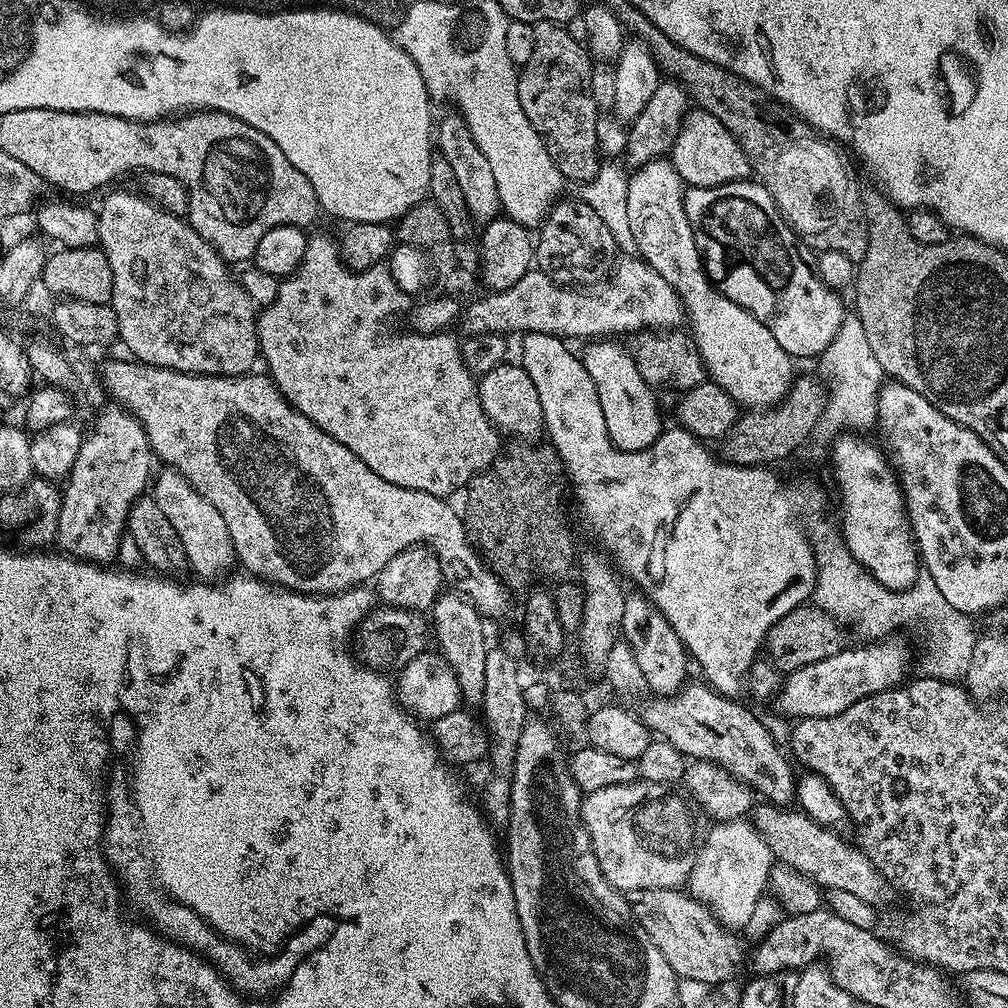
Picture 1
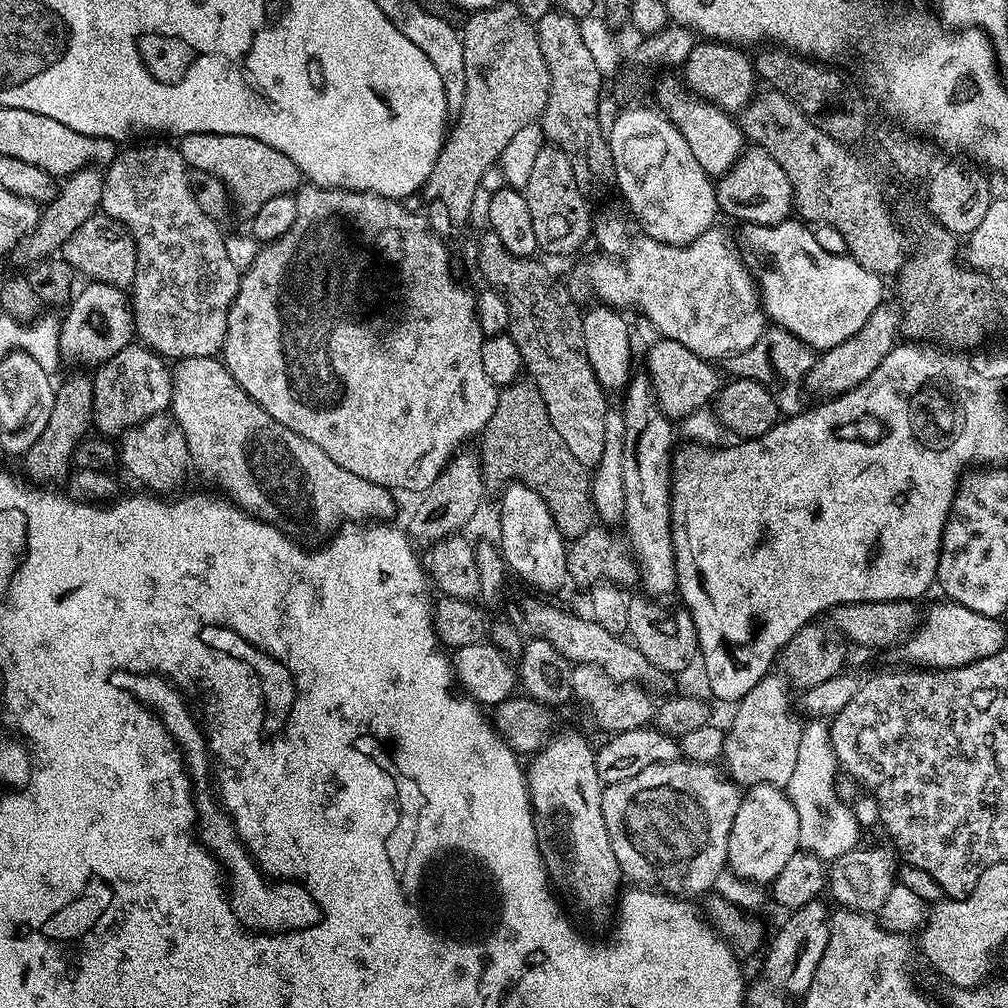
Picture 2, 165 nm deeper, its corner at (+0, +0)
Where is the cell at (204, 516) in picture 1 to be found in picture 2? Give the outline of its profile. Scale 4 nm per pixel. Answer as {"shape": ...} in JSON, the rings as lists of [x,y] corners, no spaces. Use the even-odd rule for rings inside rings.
{"shape":[[[171,414],[151,416],[136,424],[119,437],[118,460],[124,463],[124,468],[136,480],[145,484],[152,494],[176,494],[181,491],[184,479],[190,473],[188,447],[186,438]],[[177,491],[177,492],[176,492]],[[176,492],[176,493],[168,493]]]}

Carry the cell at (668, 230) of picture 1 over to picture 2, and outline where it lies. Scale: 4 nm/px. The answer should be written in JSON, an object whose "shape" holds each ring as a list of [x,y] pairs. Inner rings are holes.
{"shape":[[[628,106],[616,116],[612,128],[607,129],[608,145],[614,158],[616,188],[624,195],[623,203],[627,211],[640,219],[643,235],[663,244],[689,244],[694,242],[706,229],[717,223],[718,205],[716,203],[716,185],[713,177],[698,164],[683,134],[672,121],[655,107]]]}

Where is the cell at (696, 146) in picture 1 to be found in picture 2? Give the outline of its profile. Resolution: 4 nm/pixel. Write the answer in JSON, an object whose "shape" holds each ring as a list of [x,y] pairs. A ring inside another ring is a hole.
{"shape":[[[745,147],[732,168],[719,177],[715,185],[719,211],[744,224],[781,224],[793,215],[790,178],[786,178],[786,170],[782,170],[782,166],[770,158],[765,148]]]}

